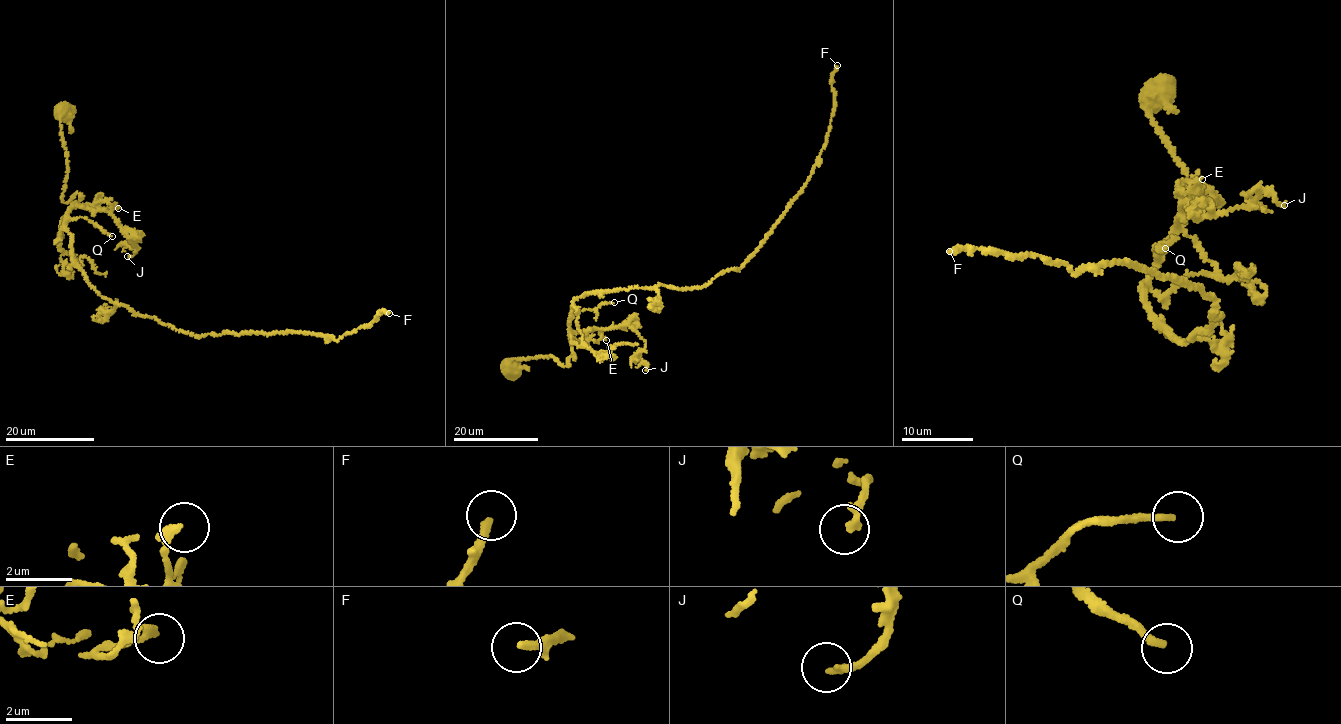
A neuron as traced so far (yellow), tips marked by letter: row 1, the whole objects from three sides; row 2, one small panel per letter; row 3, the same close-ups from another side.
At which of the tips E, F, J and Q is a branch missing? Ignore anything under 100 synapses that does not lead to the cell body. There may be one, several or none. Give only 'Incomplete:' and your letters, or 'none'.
Incomplete: F

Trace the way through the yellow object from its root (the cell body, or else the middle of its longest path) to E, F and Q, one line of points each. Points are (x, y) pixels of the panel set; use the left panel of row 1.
E: (65, 112), (60, 124), (68, 171), (63, 201), (77, 193), (74, 206), (104, 201), (111, 211), (118, 208)
F: (65, 112), (62, 195), (80, 197), (65, 231), (110, 301), (199, 337), (337, 340), (389, 313)
Q: (65, 112), (62, 195), (65, 202), (80, 197), (68, 217), (92, 221), (112, 236)

